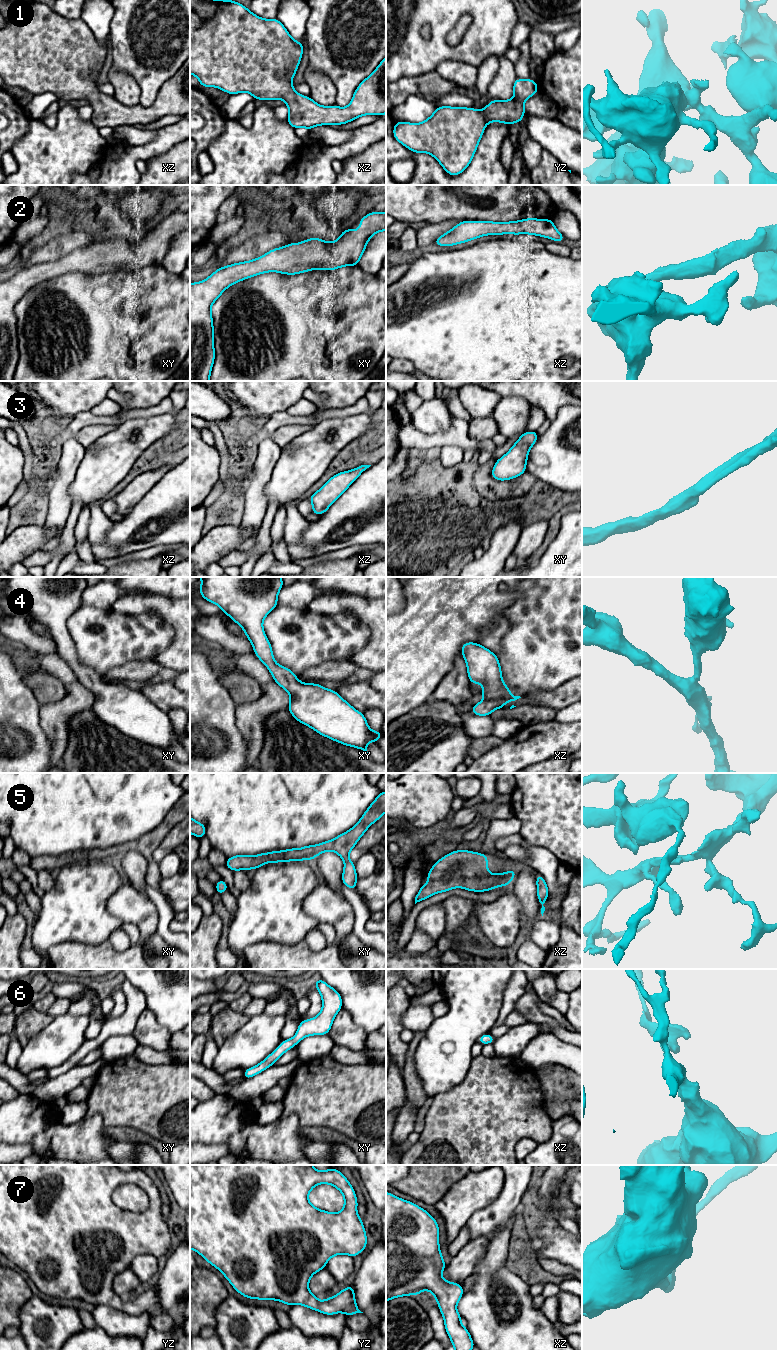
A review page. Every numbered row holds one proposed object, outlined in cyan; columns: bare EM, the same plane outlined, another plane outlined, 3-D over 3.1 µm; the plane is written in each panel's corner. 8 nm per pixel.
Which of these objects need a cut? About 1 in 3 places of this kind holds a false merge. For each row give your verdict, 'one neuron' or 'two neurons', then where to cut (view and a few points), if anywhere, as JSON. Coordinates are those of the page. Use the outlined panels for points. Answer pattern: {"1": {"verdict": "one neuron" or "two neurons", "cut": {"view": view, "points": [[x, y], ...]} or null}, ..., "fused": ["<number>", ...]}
{"1": {"verdict": "one neuron", "cut": null}, "2": {"verdict": "one neuron", "cut": null}, "3": {"verdict": "one neuron", "cut": null}, "4": {"verdict": "one neuron", "cut": null}, "5": {"verdict": "one neuron", "cut": null}, "6": {"verdict": "one neuron", "cut": null}, "7": {"verdict": "one neuron", "cut": null}, "fused": []}

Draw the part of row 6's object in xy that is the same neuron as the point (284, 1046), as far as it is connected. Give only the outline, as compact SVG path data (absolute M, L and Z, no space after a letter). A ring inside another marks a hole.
M319 978L315 980L315 988L322 997L321 1012L314 1018L301 1020L294 1037L282 1041L262 1062L246 1069L243 1073L243 1078L252 1078L271 1067L285 1052L295 1047L303 1038L329 1033L335 1016L342 1009L342 998L336 989Z

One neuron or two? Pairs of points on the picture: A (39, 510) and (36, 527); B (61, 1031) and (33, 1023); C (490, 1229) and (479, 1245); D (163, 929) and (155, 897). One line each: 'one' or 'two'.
A: two
B: two
C: two
D: one

